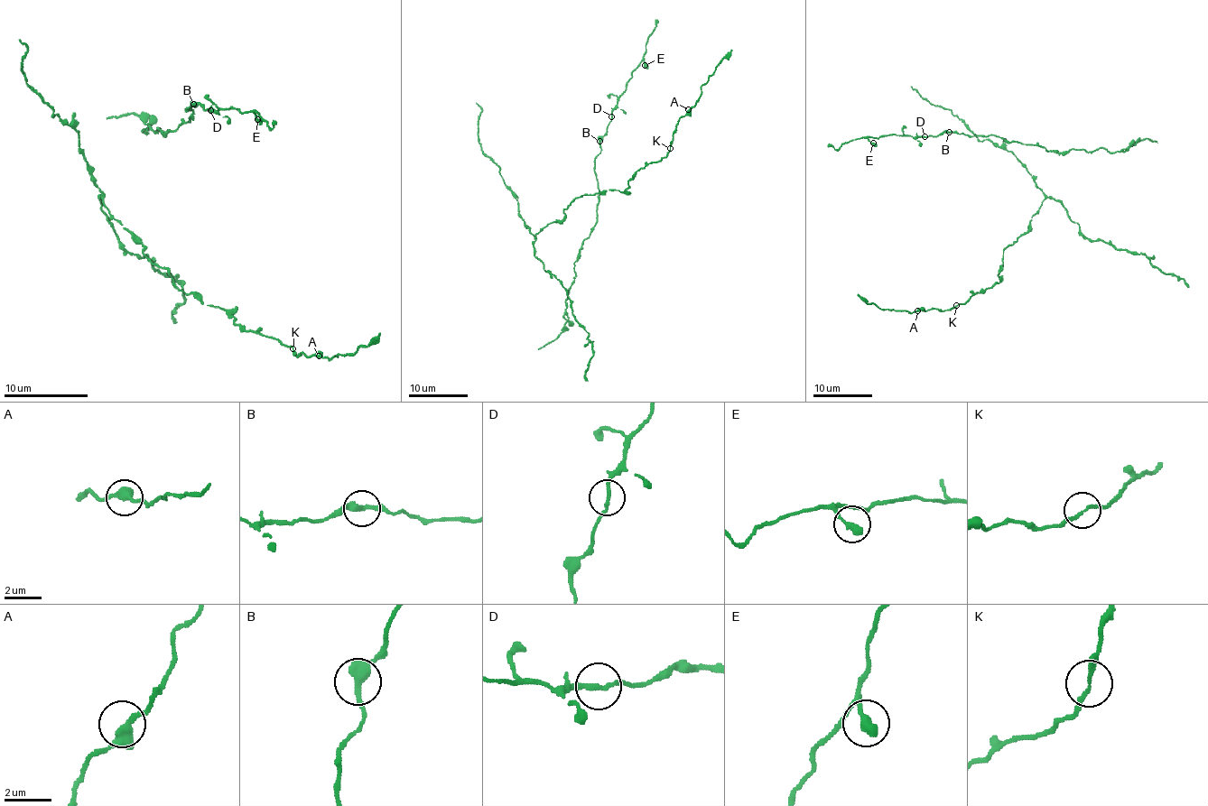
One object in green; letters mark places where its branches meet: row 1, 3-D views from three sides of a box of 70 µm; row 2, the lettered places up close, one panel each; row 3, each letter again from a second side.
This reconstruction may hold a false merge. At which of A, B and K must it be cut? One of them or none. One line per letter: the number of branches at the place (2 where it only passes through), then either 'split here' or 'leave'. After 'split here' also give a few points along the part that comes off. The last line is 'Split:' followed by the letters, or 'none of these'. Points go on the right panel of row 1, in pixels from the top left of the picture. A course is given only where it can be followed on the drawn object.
A: 2 | leave
B: 2 | leave
K: 2 | leave
Split: none of these

